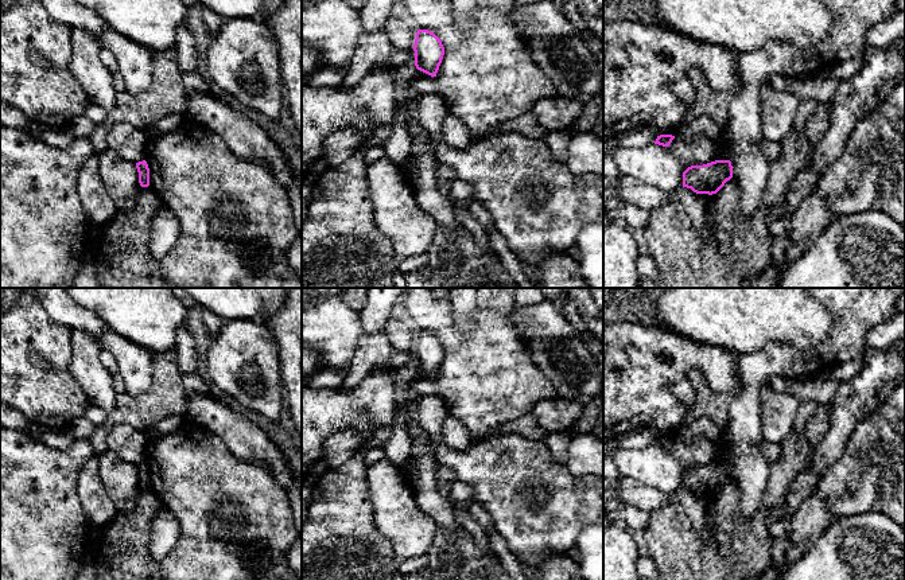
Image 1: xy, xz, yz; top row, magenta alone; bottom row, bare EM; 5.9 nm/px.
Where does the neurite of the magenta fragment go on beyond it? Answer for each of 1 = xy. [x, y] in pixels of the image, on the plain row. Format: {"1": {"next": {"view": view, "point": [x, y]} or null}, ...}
{"1": {"next": null}}

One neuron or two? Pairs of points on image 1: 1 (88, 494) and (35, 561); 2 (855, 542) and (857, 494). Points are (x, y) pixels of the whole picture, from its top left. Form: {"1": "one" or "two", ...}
{"1": "two", "2": "two"}

